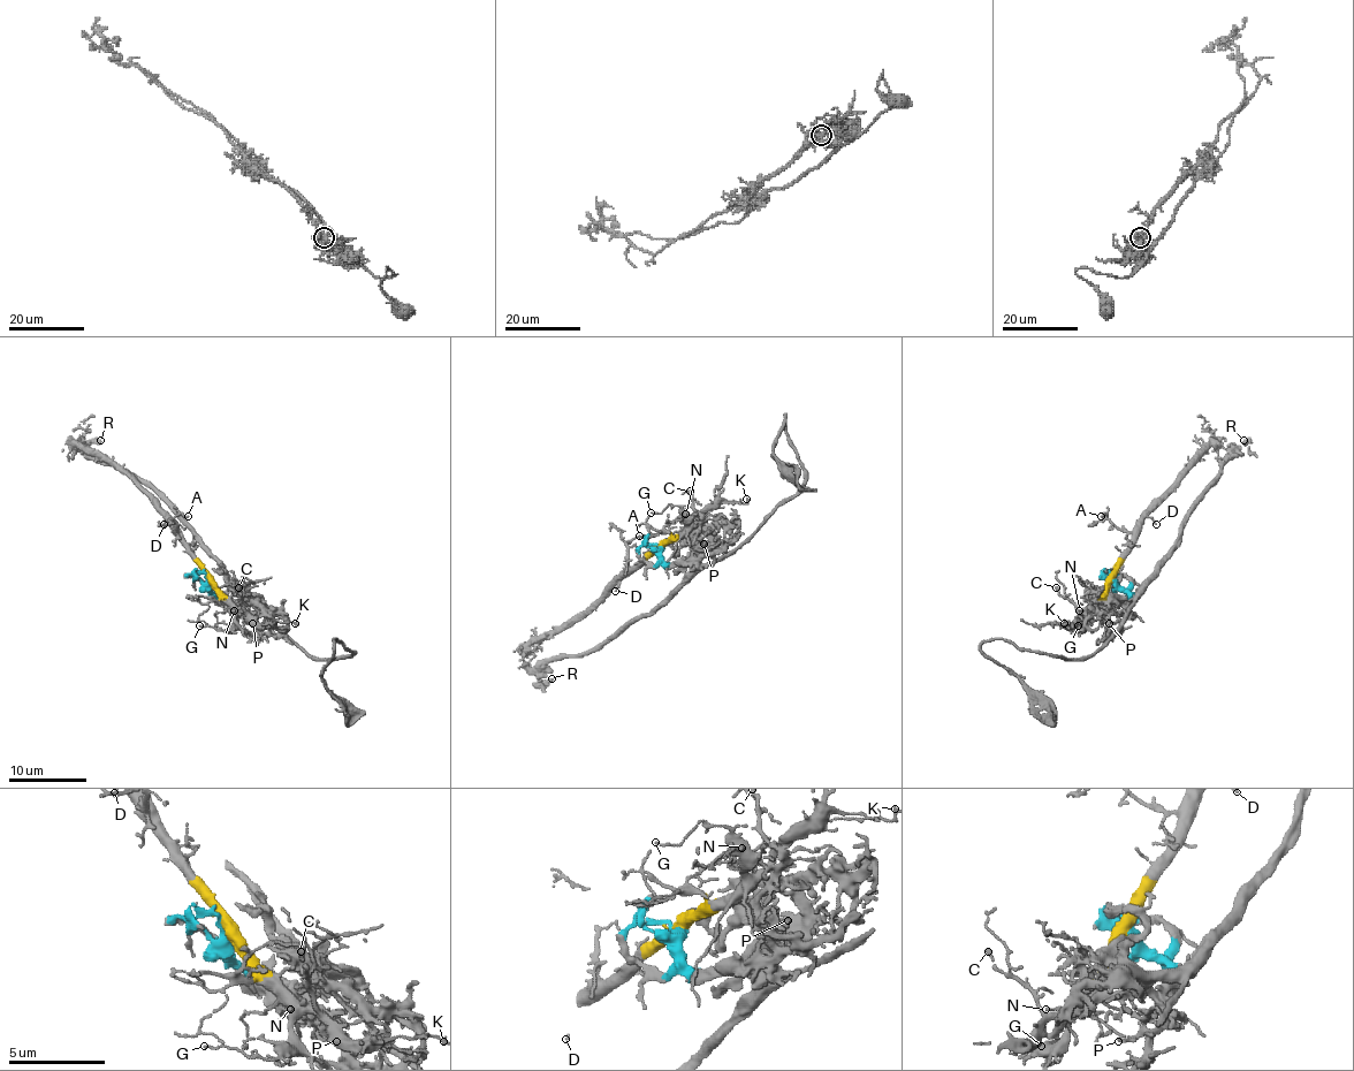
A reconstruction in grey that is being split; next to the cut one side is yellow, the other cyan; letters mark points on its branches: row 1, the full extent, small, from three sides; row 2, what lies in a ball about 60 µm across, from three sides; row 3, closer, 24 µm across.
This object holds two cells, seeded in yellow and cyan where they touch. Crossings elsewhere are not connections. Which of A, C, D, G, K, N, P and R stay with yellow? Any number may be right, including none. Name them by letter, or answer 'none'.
A, C, D, G, K, N

